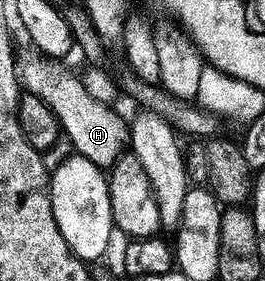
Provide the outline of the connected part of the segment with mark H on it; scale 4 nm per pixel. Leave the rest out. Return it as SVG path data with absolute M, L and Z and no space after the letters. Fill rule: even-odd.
M36 58L20 65L20 78L28 95L38 96L59 118L64 135L76 155L87 158L99 169L109 170L126 155L130 147L130 125L110 105L97 102L87 92L84 79L60 68L57 64L49 64L48 59Z

